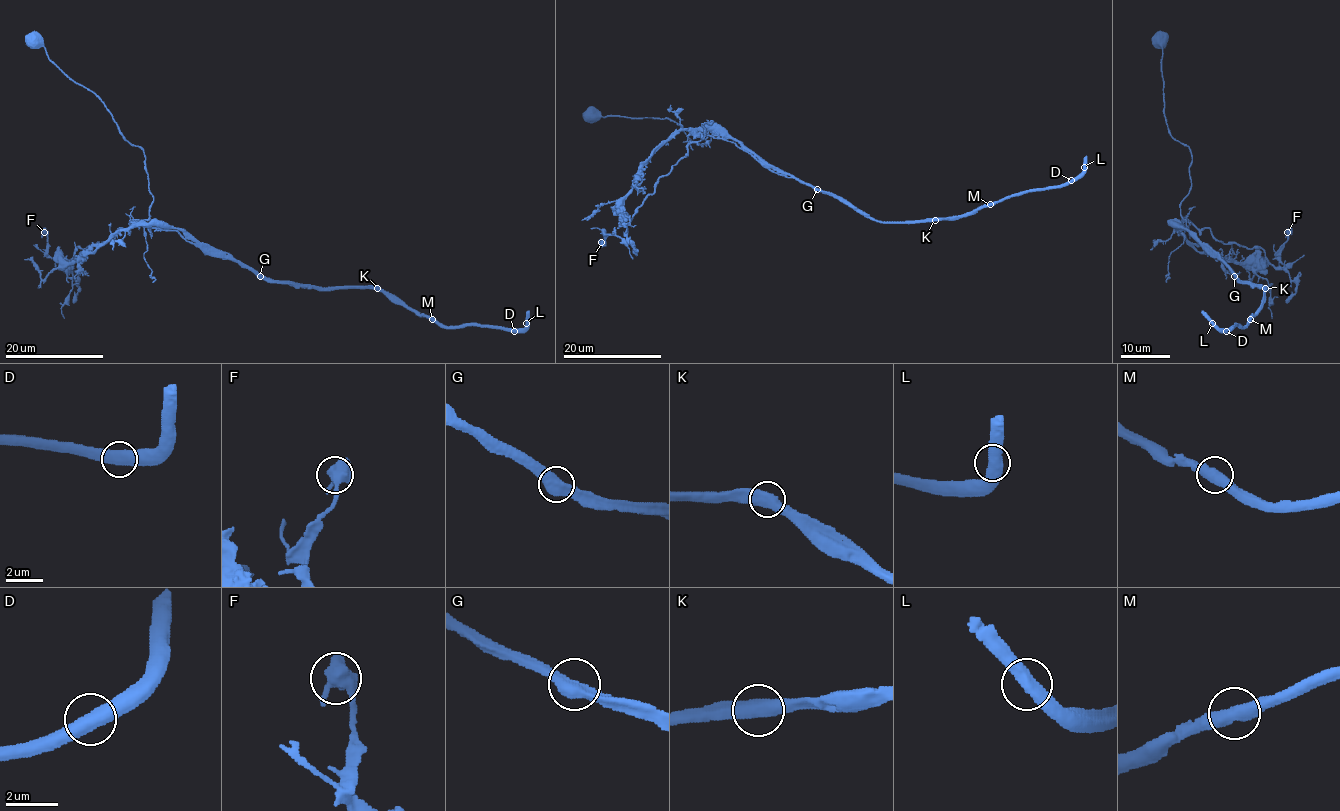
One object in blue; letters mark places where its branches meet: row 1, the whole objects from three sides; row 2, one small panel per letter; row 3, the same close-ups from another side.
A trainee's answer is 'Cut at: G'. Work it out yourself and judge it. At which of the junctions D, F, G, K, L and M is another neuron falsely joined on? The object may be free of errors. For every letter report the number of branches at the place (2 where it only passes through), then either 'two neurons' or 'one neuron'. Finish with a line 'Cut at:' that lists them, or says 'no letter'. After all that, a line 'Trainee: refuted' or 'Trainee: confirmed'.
D: 2 | one neuron
F: 2 | one neuron
G: 2 | two neurons
K: 2 | one neuron
L: 2 | one neuron
M: 2 | one neuron
Cut at: G
Trainee: confirmed

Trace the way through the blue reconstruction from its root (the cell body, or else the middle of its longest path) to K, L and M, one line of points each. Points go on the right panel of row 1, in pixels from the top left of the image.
K: (1160, 40), (1165, 122), (1192, 157), (1191, 189), (1180, 205), (1184, 219), (1179, 226), (1241, 280), (1265, 288)
L: (1160, 40), (1165, 122), (1192, 157), (1179, 226), (1241, 280), (1266, 288), (1244, 326), (1212, 323)
M: (1160, 40), (1165, 122), (1192, 157), (1179, 226), (1241, 280), (1266, 288), (1249, 318)

